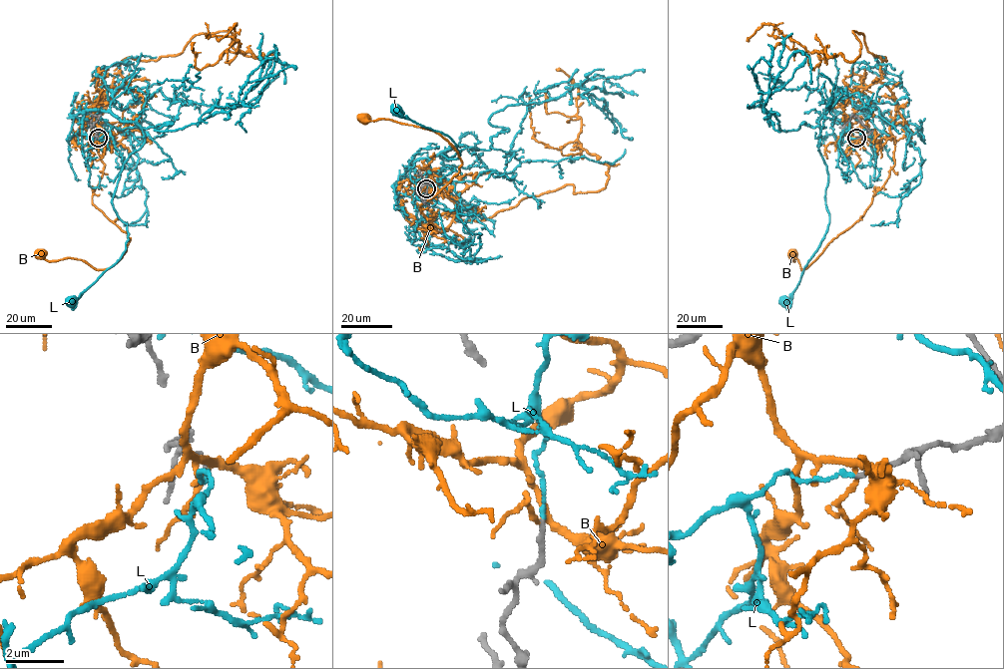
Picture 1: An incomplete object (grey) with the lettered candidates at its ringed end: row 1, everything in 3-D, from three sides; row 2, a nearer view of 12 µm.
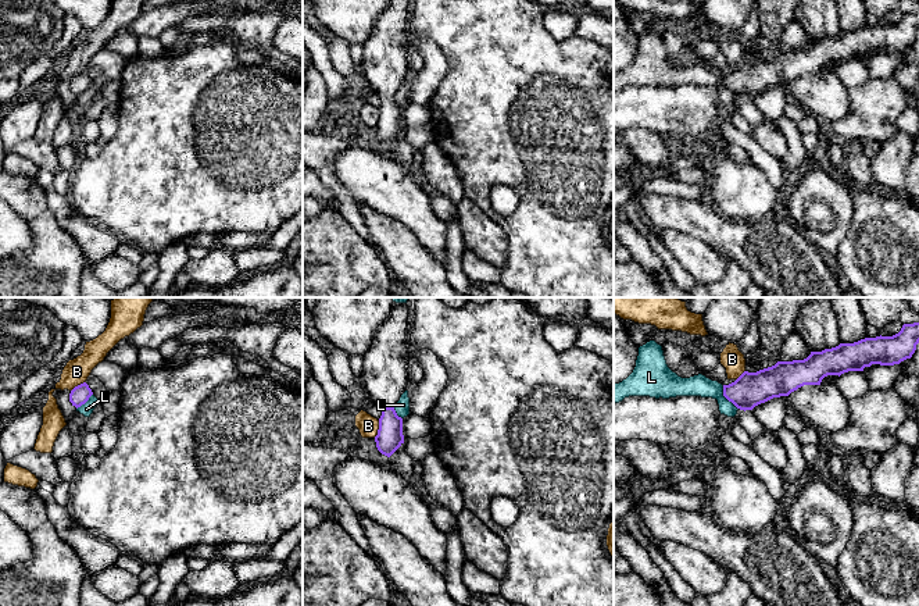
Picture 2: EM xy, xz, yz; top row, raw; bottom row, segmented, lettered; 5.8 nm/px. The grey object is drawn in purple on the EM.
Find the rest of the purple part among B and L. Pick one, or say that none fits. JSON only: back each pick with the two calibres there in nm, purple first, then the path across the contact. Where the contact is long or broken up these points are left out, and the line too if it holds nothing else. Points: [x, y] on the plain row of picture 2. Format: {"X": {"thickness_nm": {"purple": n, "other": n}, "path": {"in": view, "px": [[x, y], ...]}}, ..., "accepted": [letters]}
{"accepted": []}

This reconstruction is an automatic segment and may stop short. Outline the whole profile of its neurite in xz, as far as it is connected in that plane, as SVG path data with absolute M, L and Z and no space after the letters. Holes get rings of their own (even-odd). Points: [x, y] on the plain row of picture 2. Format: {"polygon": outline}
{"polygon": "M390 0L376 17L360 64L366 88L382 97L375 131L387 146L404 132L403 107L394 95L411 75L408 21L408 0Z"}

